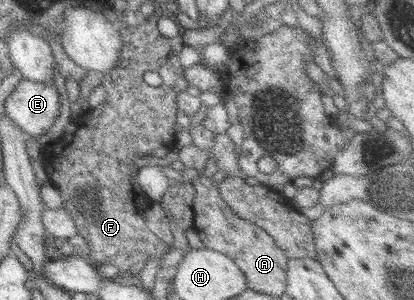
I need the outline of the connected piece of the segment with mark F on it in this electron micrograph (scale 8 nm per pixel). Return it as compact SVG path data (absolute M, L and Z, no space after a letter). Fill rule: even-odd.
M146 16L145 19L141 19L141 22L138 25L131 25L124 29L123 34L125 36L126 44L123 46L121 51L121 60L119 61L119 66L116 69L113 69L111 73L104 74L101 85L104 86L106 90L106 99L104 103L97 105L96 107L90 108L88 111L85 111L82 115L79 115L76 118L72 118L69 121L69 125L64 130L64 133L59 139L56 139L54 142L49 141L48 145L44 146L42 158L47 163L47 175L49 177L52 186L56 188L61 194L63 202L63 207L66 212L70 213L74 224L76 225L76 230L78 235L82 236L86 240L85 247L85 257L91 263L92 266L100 267L102 264L110 264L116 267L119 271L119 276L125 280L125 282L137 281L137 278L140 275L142 269L146 265L146 262L150 258L161 258L167 252L171 251L171 247L168 247L166 243L162 243L158 237L152 231L149 231L146 227L146 223L143 219L144 209L150 205L150 200L145 196L142 189L139 187L139 184L136 183L136 173L138 174L139 168L136 166L136 161L140 158L146 158L147 155L154 155L154 157L165 157L168 153L175 149L175 135L174 127L177 125L177 95L186 90L189 86L185 75L183 74L184 68L180 65L178 54L180 50L185 46L180 39L177 38L167 38L162 36L157 29L157 26L154 22L149 22ZM145 71L156 71L161 76L162 84L158 87L153 87L146 82L144 82L142 76Z

